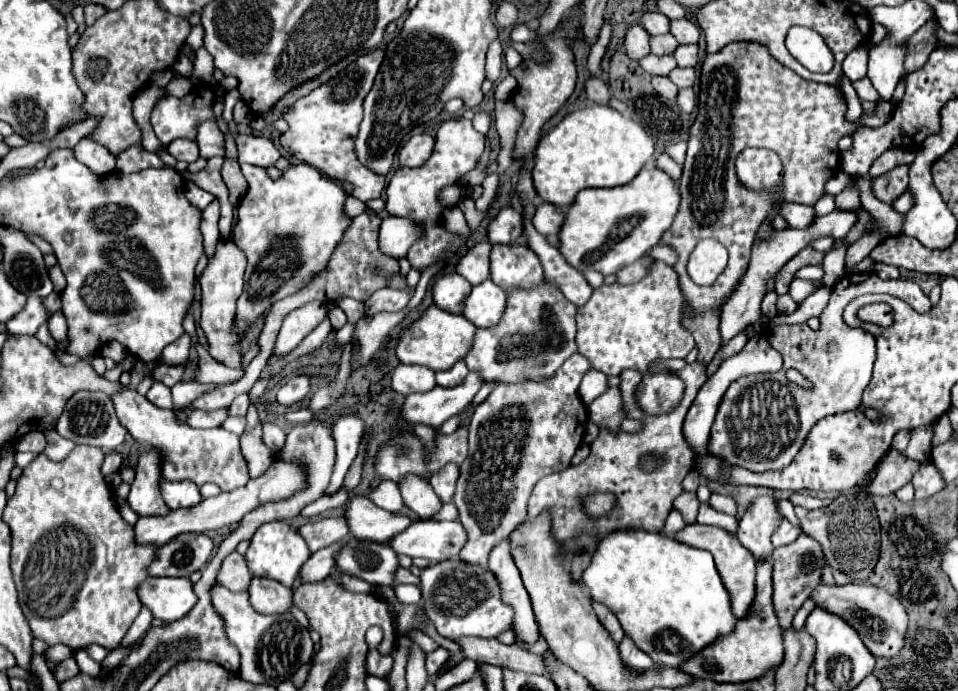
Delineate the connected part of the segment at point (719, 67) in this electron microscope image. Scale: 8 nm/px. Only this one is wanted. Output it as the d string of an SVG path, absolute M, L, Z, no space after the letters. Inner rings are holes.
M731 43L729 47L723 47L721 53L707 55L701 71L701 93L699 93L699 111L697 119L689 131L689 149L687 157L683 163L683 175L681 175L681 207L677 213L677 219L673 221L673 227L663 235L663 243L673 247L677 253L677 263L675 271L679 273L681 279L681 289L685 295L689 295L689 305L693 311L699 311L701 307L713 305L717 299L725 299L729 291L733 291L733 283L741 281L741 275L747 271L749 265L749 255L751 255L751 245L755 241L757 227L761 225L761 219L765 219L765 211L769 211L769 199L763 195L753 195L751 191L745 191L737 183L735 175L735 157L747 149L747 147L765 147L779 151L781 161L785 163L785 197L787 203L805 203L805 205L815 205L815 201L823 195L823 185L839 171L839 139L843 135L851 135L857 127L867 125L867 127L881 127L891 119L891 103L881 101L879 109L873 117L863 115L859 123L851 125L845 121L845 109L847 105L843 103L841 95L833 91L833 87L827 87L823 83L813 83L801 79L797 73L789 71L787 67L781 67L769 51L761 45L753 43ZM701 239L715 239L729 251L729 265L725 271L717 277L717 281L709 287L695 285L691 277L687 275L687 259L691 251L695 249L697 241Z

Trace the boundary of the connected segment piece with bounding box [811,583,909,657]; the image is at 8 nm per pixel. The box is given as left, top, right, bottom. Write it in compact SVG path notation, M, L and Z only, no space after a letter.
M821 585L817 591L813 591L811 599L815 599L817 605L825 607L827 611L833 611L835 615L841 615L843 619L849 619L849 625L859 631L863 643L875 657L895 657L905 647L905 633L909 625L909 617L905 607L897 597L887 593L881 587L875 585Z

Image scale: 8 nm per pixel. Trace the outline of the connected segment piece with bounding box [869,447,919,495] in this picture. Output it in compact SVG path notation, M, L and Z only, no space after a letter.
M889 449L877 465L877 477L869 485L869 491L875 495L889 495L901 489L911 481L911 477L917 473L919 461L907 459L901 451Z

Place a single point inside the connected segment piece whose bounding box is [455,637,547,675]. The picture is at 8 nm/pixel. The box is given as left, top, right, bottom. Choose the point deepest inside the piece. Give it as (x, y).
(481, 650)

